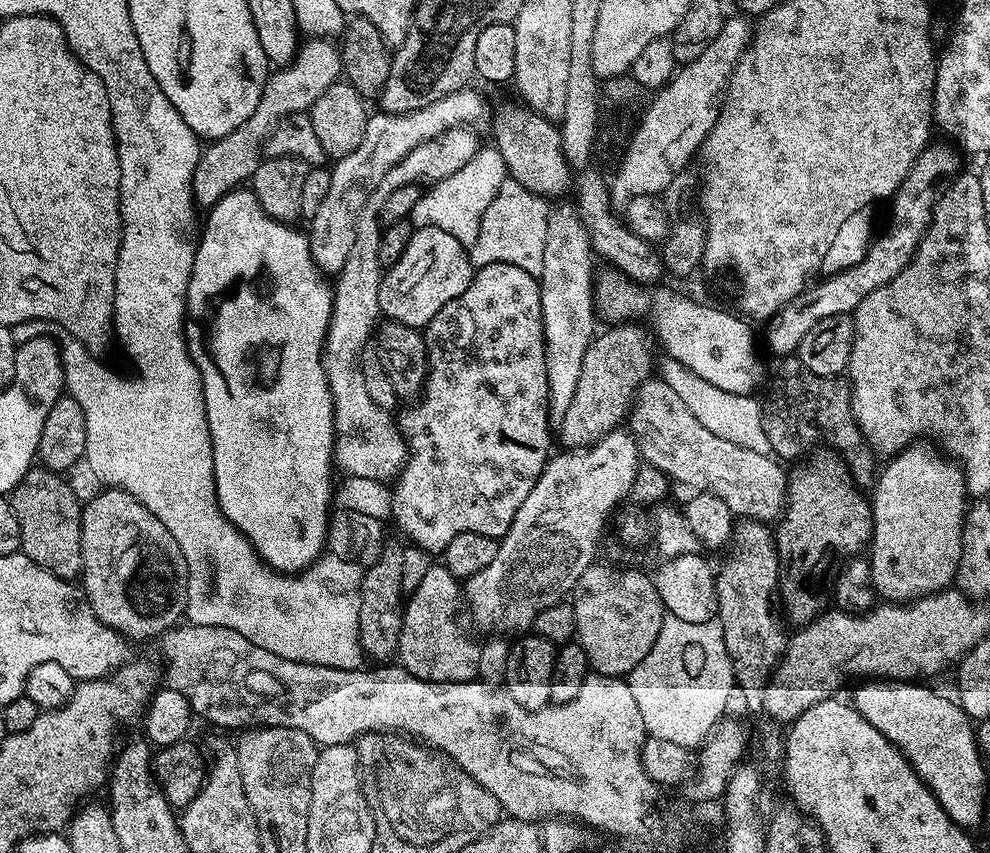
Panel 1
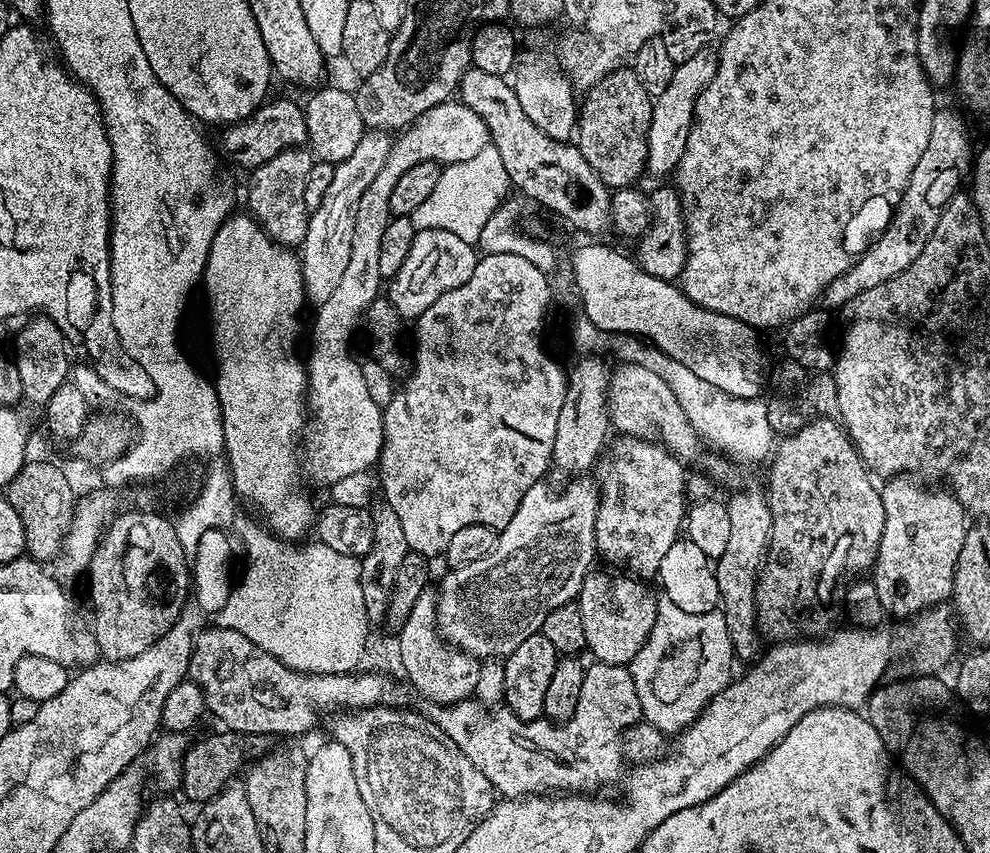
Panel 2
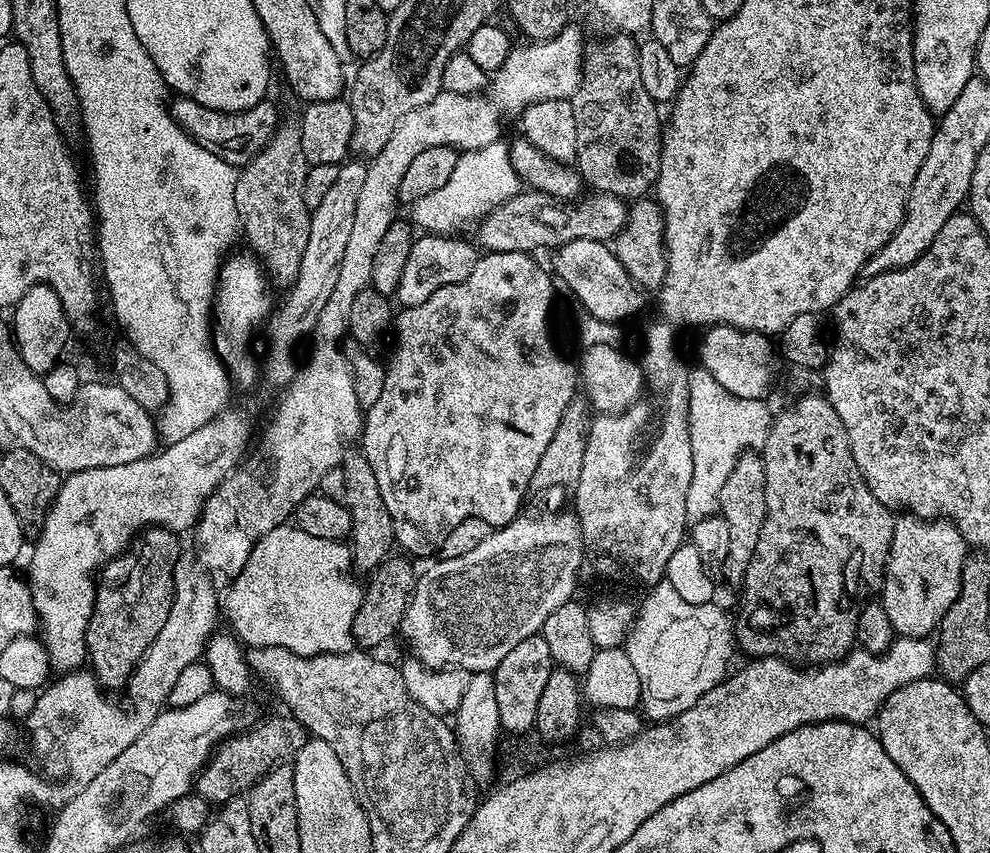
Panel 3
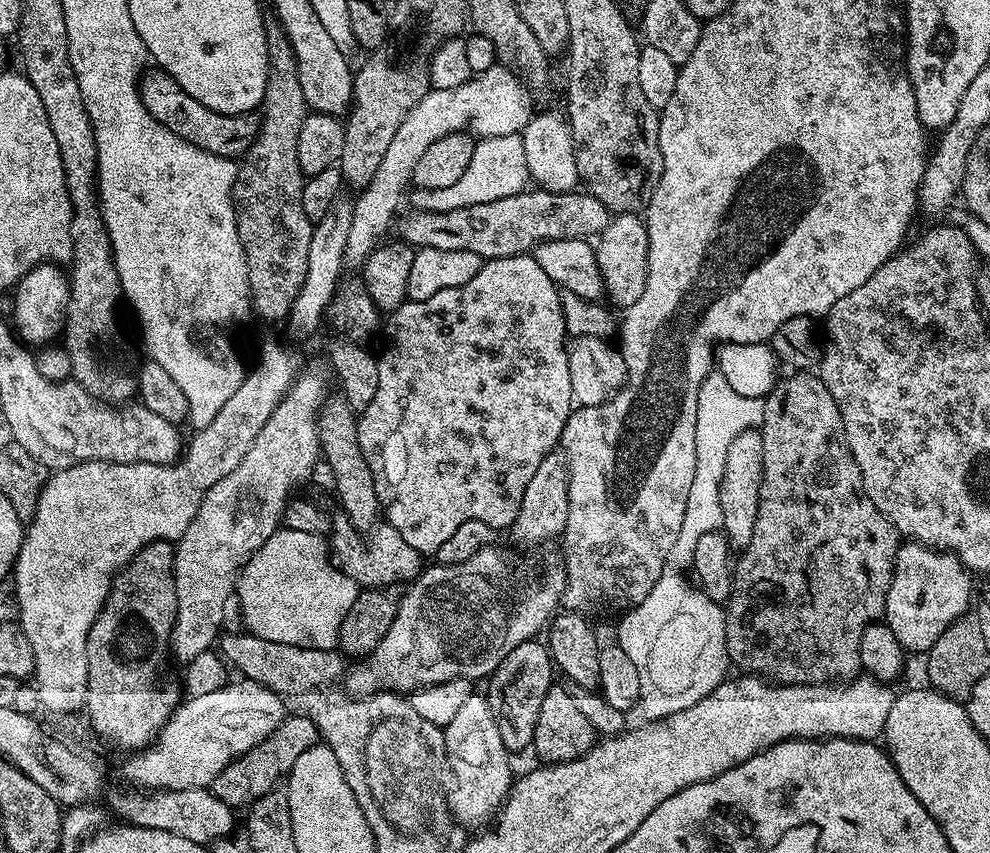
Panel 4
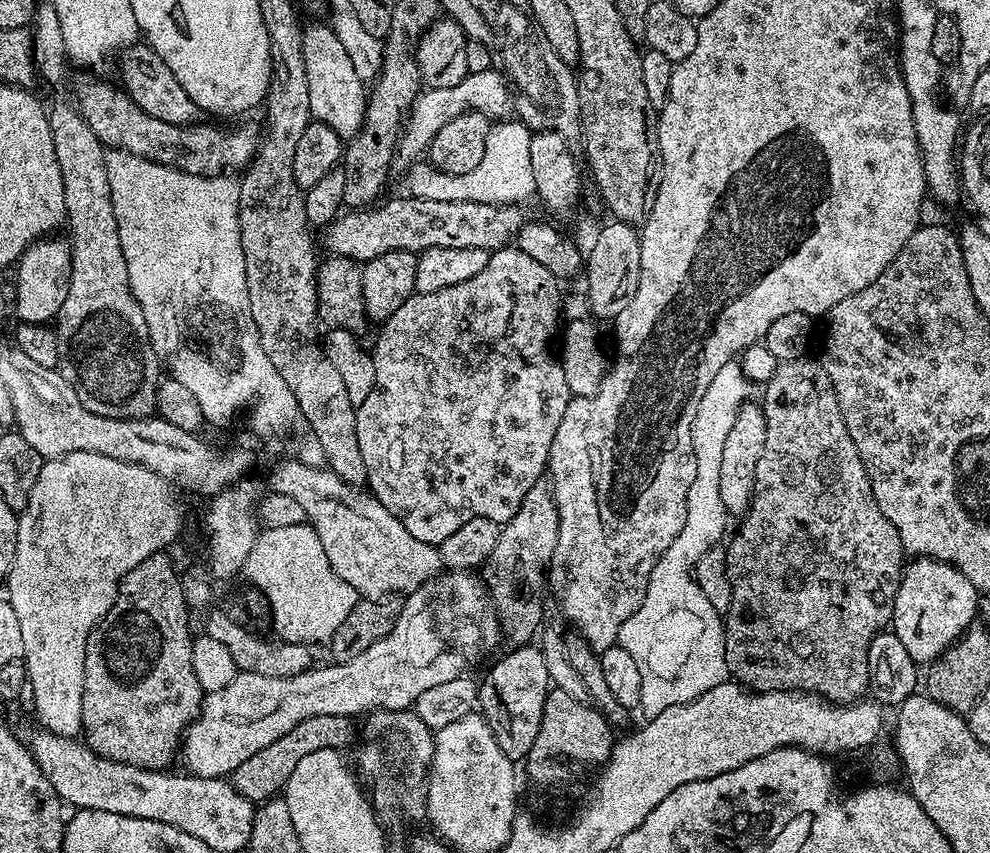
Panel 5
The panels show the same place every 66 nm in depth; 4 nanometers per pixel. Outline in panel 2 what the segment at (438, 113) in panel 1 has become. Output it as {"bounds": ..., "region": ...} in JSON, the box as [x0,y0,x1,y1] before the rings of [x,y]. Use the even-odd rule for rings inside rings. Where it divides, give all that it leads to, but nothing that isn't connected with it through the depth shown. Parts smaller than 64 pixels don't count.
{"bounds":[298,130,393,306],"region":[[[370,130],[365,133],[362,142],[342,163],[336,165],[334,178],[326,190],[326,198],[316,208],[311,209],[308,217],[306,238],[298,246],[300,269],[304,279],[304,295],[313,305],[319,306],[330,298],[334,286],[342,279],[350,258],[350,242],[354,240],[354,218],[358,214],[358,202],[362,202],[362,194],[366,194],[370,182],[378,170],[392,153],[393,137],[384,130]]]}

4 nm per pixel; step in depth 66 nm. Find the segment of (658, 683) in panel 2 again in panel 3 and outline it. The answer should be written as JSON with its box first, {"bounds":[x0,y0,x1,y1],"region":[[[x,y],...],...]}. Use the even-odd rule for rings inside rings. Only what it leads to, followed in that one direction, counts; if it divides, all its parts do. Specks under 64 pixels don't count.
{"bounds":[626,582,734,722],"region":[[[667,582],[651,585],[649,592],[652,593],[638,604],[626,650],[642,682],[643,715],[649,721],[659,722],[682,714],[682,710],[690,710],[706,690],[729,675],[734,624],[718,603],[691,605]]]}

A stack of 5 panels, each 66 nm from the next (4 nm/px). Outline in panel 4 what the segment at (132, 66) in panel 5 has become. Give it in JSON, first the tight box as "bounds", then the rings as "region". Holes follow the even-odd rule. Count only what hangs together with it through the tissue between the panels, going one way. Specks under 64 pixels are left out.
{"bounds":[139,70,260,158],"region":[[[148,70],[141,75],[139,81],[142,104],[146,106],[150,118],[154,118],[166,130],[178,134],[178,138],[210,154],[225,158],[243,157],[260,133],[260,116],[256,112],[222,114],[218,110],[210,110],[202,106],[198,98],[190,98],[190,94],[186,94],[186,90],[182,90],[182,86],[170,78],[170,74]]]}

